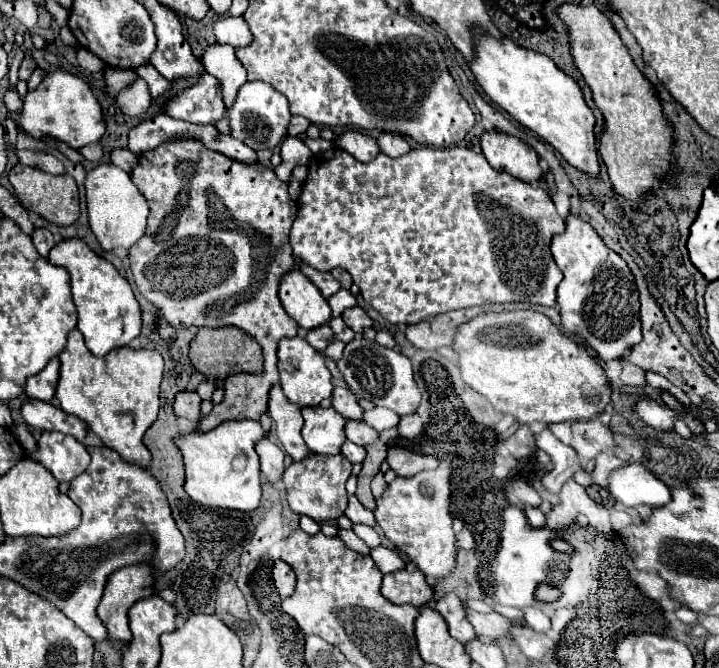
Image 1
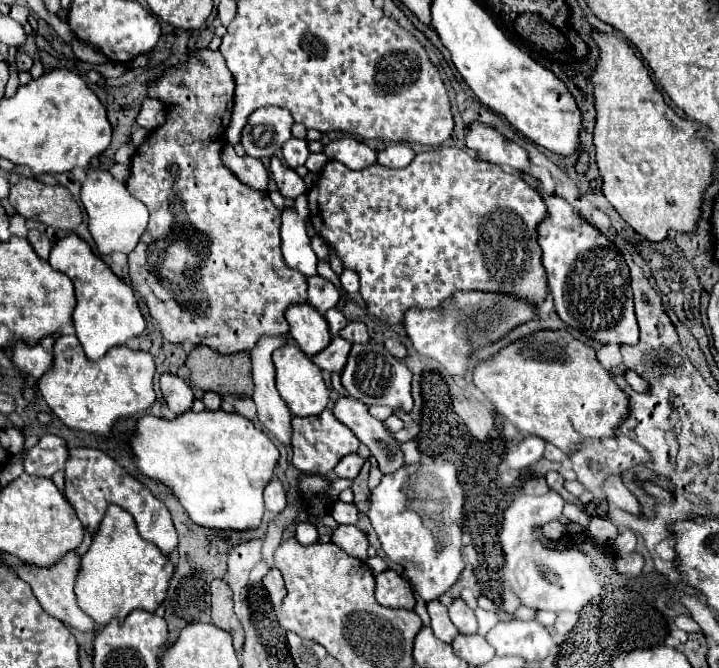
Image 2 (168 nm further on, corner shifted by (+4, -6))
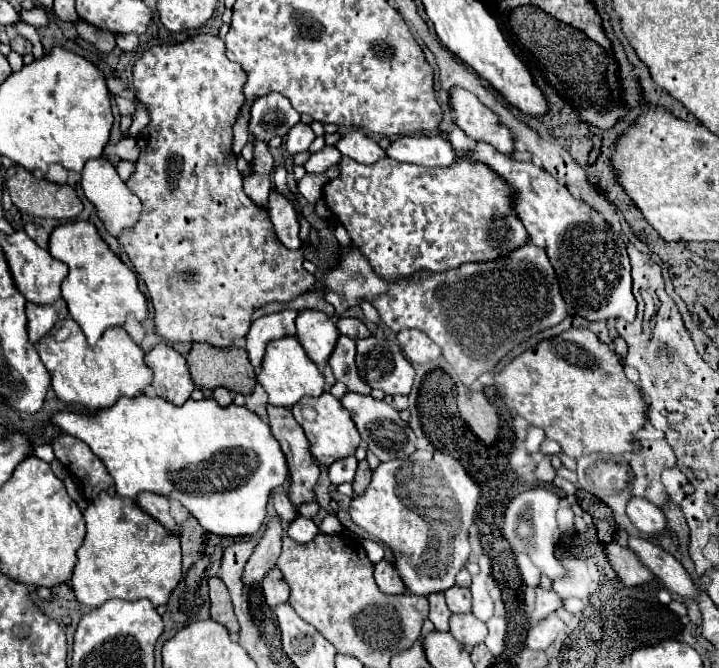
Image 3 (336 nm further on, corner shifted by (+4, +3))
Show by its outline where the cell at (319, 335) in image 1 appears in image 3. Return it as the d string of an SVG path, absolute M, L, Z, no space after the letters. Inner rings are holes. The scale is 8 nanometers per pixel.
M339 337L337 347L333 357L329 359L329 365L335 373L335 379L345 383L349 391L361 393L361 395L369 395L371 389L367 383L363 383L363 379L357 373L357 365L355 365L355 341L349 337Z

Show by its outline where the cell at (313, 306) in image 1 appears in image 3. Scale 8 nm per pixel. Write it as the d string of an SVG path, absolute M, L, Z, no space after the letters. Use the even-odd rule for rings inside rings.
M299 311L297 317L297 339L303 345L309 359L323 367L327 365L335 343L339 339L339 331L335 323L321 311Z

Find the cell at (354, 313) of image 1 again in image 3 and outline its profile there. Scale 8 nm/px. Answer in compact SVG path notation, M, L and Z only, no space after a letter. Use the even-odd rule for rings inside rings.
M343 317L343 319L339 319L337 321L337 329L339 329L339 333L341 335L345 335L345 337L351 337L351 339L367 339L369 335L371 335L371 331L365 327L365 323L363 321L359 321L359 319L353 319L353 317Z

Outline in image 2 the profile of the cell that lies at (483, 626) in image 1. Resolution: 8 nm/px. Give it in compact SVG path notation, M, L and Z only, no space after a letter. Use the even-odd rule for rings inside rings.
M461 598L453 600L453 604L449 606L449 618L461 634L467 634L467 636L477 634L477 618L475 618L473 610L467 608Z

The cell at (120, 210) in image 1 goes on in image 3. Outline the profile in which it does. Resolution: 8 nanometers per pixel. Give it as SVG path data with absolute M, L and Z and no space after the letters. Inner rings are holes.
M97 157L87 161L85 169L83 169L83 179L81 179L81 187L85 197L95 205L99 219L105 223L107 231L111 235L119 235L123 229L129 229L137 223L139 215L141 215L141 201L137 195L133 195L127 185L121 181L121 177L117 175L115 167L107 161L107 157Z

